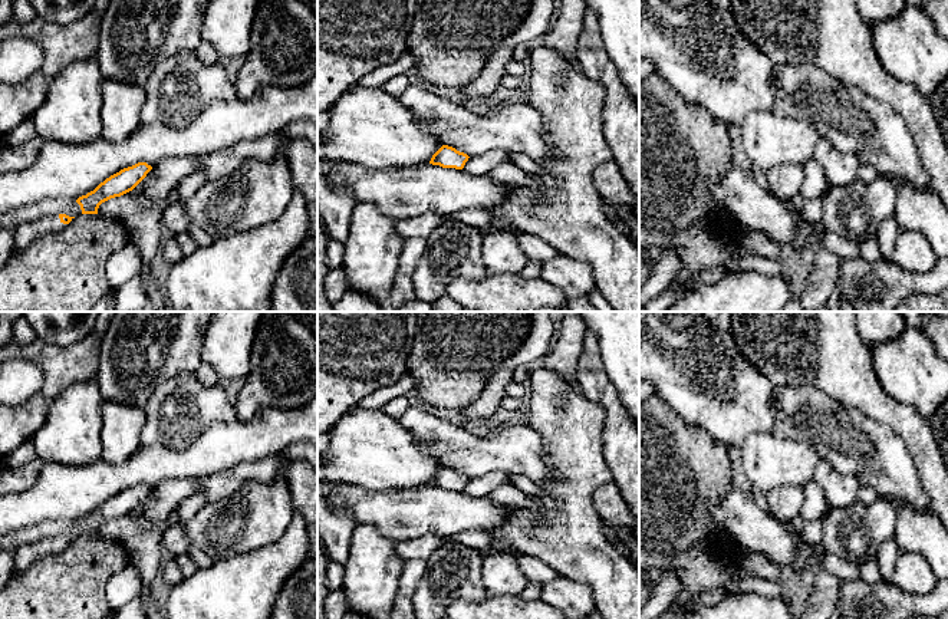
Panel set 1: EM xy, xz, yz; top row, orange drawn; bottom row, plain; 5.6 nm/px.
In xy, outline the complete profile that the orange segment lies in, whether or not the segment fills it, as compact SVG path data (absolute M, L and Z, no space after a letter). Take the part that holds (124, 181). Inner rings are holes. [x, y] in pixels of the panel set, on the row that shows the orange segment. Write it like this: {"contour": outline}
{"contour": "M147 162L124 168L101 182L93 191L76 200L82 214L98 214L102 203L132 191L152 169Z"}

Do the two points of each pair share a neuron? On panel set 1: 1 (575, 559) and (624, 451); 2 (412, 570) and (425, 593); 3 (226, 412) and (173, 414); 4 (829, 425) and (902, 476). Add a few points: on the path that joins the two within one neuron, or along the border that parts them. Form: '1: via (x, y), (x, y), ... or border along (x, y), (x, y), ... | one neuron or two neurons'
1: border along (601, 445), (603, 460), (614, 478) | two neurons
2: border along (425, 560), (425, 573), (412, 595), (411, 603) | two neurons
3: via (213, 412), (186, 412) | one neuron
4: via (848, 440), (872, 451), (884, 463) | one neuron

